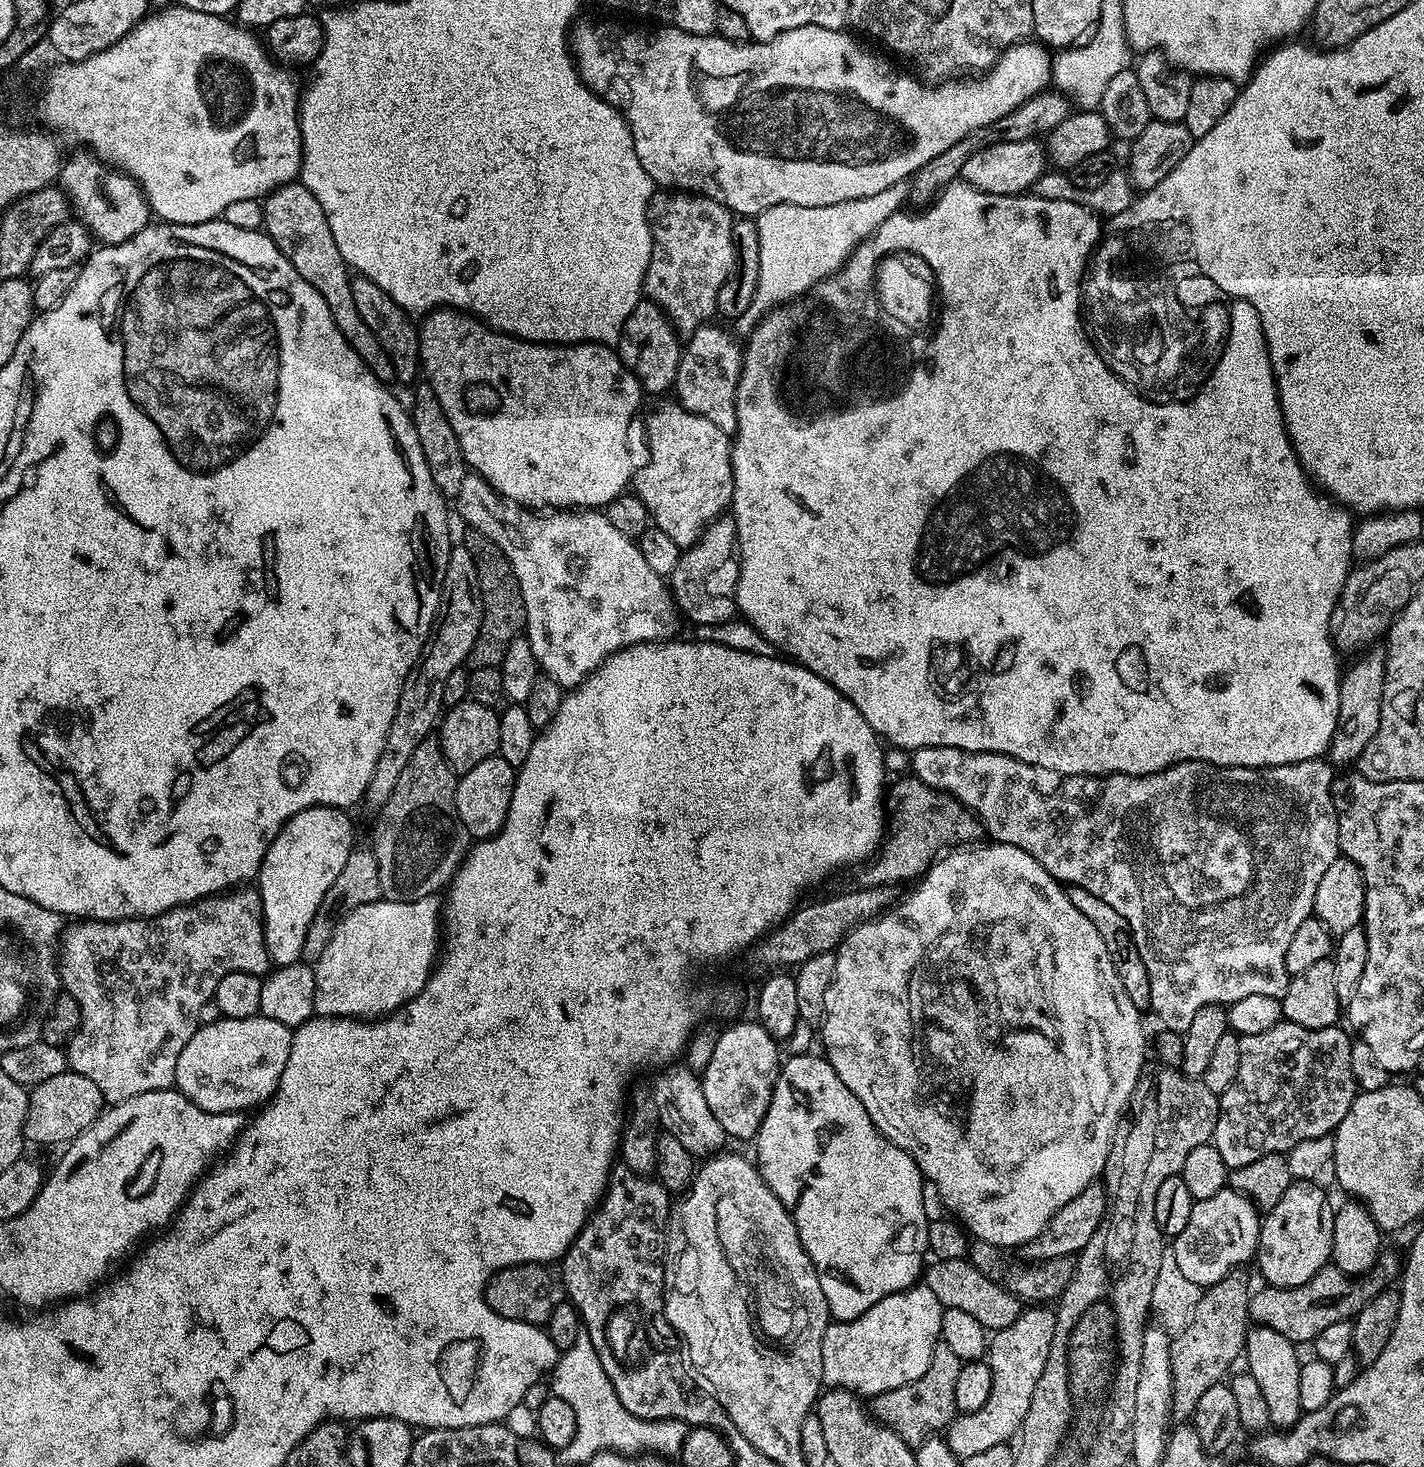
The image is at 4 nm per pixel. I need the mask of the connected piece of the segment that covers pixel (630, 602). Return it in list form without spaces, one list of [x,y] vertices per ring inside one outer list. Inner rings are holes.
[[[469,474],[462,482],[462,490],[458,490],[458,494],[454,498],[454,508],[460,511],[462,519],[468,523],[467,527],[474,532],[486,534],[486,538],[490,538],[490,542],[494,542],[502,550],[502,554],[506,554],[506,558],[510,562],[510,566],[514,570],[514,574],[518,578],[518,586],[522,590],[522,598],[526,606],[526,637],[529,640],[530,648],[534,652],[534,658],[539,664],[539,671],[543,675],[549,676],[556,684],[565,690],[571,690],[579,686],[593,672],[599,664],[604,663],[606,657],[611,656],[613,652],[628,648],[632,644],[645,644],[651,640],[670,640],[677,635],[676,632],[676,616],[678,617],[678,609],[669,585],[666,583],[665,577],[654,574],[654,570],[650,570],[650,566],[646,562],[646,558],[642,558],[639,543],[630,538],[625,538],[619,530],[614,530],[614,526],[610,526],[610,522],[604,517],[603,511],[600,510],[529,510],[522,508],[518,504],[511,503],[500,496],[484,479],[475,474]]]

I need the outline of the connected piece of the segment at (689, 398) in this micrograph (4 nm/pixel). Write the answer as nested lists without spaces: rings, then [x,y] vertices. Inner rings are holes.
[[[712,322],[705,323],[704,327],[694,330],[687,337],[680,353],[680,365],[676,375],[674,393],[676,392],[675,399],[686,410],[698,414],[702,418],[710,418],[710,422],[714,422],[714,426],[732,434],[736,431],[736,387],[740,377],[742,348],[739,343],[736,345],[737,337],[731,331],[728,333],[726,329],[715,328],[714,325],[715,323]]]

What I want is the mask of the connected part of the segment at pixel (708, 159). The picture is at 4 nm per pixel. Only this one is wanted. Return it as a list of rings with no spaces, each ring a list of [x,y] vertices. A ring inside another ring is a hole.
[[[577,23],[575,29],[580,31],[580,56],[575,60],[576,69],[580,71],[583,84],[595,96],[601,96],[607,107],[620,111],[634,138],[638,162],[642,162],[642,170],[646,170],[653,185],[708,196],[720,204],[725,204],[740,218],[755,218],[779,204],[834,206],[838,202],[850,202],[863,196],[873,196],[890,186],[907,181],[920,167],[936,158],[938,154],[945,153],[954,143],[967,138],[979,128],[992,126],[1004,115],[1009,115],[1015,108],[1025,104],[1032,96],[1045,91],[1052,78],[1053,57],[1049,49],[1039,42],[1013,44],[996,59],[991,68],[977,75],[980,76],[977,80],[952,78],[935,86],[925,86],[919,79],[916,81],[908,76],[896,76],[895,70],[886,61],[879,60],[872,52],[864,52],[863,46],[855,40],[855,35],[847,36],[847,31],[839,28],[798,26],[794,30],[778,34],[773,40],[736,43],[715,34],[694,36],[686,34],[678,27],[667,27],[660,28],[657,32],[616,32],[611,36],[604,24]]]

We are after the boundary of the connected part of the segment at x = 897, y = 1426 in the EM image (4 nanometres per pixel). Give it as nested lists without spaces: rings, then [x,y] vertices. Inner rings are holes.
[[[943,1342],[934,1346],[934,1354],[930,1358],[930,1366],[926,1366],[926,1374],[906,1386],[898,1386],[889,1392],[871,1397],[870,1411],[881,1424],[892,1428],[898,1438],[902,1438],[910,1446],[921,1444],[932,1436],[943,1433],[948,1425],[956,1419],[956,1387],[958,1386],[958,1370],[962,1361],[950,1347]]]

